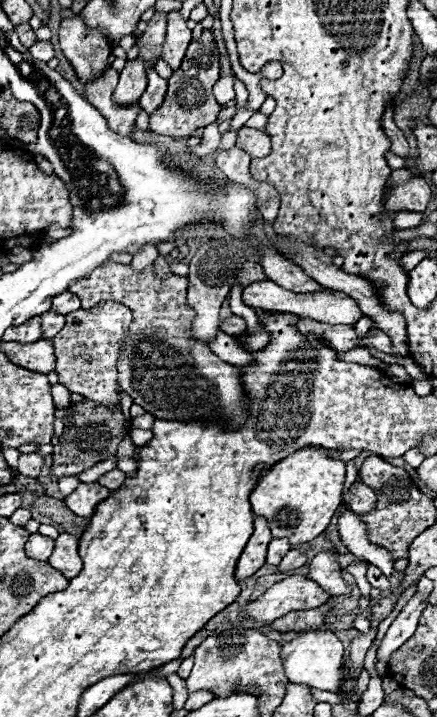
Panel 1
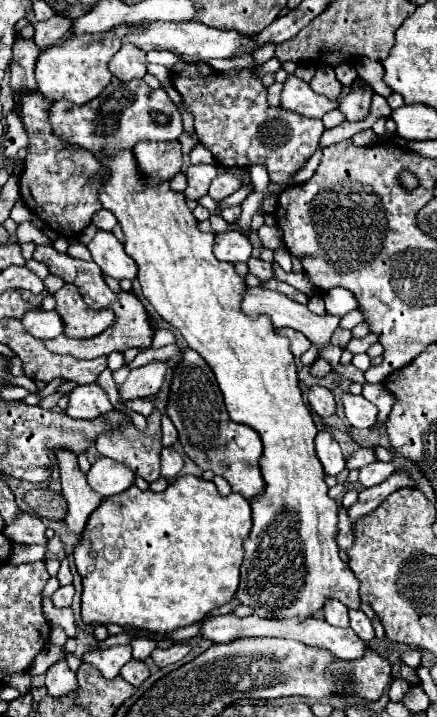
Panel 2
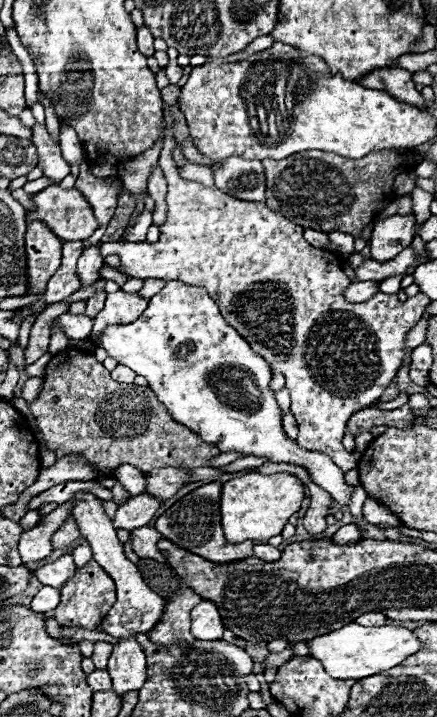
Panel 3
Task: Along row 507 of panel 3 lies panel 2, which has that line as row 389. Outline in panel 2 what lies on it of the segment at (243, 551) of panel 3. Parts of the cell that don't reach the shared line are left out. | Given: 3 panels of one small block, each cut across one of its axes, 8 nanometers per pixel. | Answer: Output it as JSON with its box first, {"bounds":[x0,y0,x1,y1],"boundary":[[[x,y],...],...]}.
{"bounds":[166,350,264,500],"boundary":[[[186,350],[182,362],[174,370],[174,382],[170,388],[166,412],[180,434],[178,440],[184,452],[196,466],[226,478],[232,486],[232,492],[242,494],[246,500],[260,494],[264,484],[258,466],[262,456],[262,440],[256,430],[230,420],[210,366],[194,350]]]}

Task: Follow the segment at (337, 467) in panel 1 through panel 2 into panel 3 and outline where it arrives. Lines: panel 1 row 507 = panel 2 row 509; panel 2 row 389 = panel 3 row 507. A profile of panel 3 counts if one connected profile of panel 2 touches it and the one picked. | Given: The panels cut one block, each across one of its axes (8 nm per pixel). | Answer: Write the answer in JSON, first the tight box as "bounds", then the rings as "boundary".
{"bounds":[220,472,304,542],"boundary":[[[250,472],[240,478],[228,480],[226,484],[222,484],[222,498],[220,498],[220,514],[226,540],[244,542],[244,540],[268,540],[272,536],[278,536],[284,524],[290,520],[290,516],[300,510],[302,500],[304,500],[304,486],[294,474],[288,472],[276,474]]]}

